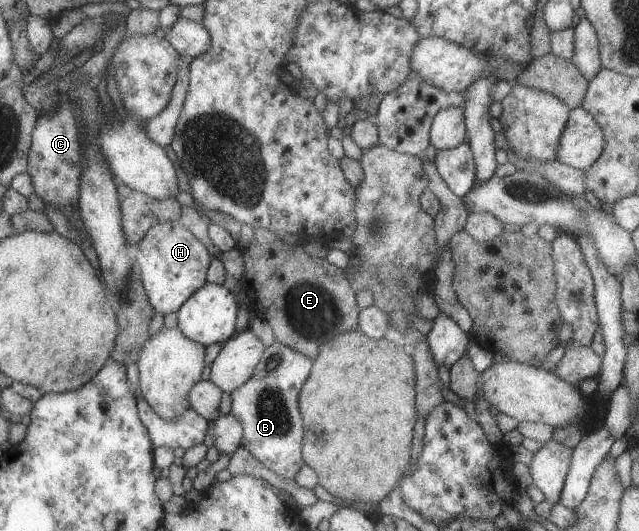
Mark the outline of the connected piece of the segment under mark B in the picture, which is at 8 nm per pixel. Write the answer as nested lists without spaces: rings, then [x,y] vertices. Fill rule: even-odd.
[[[274,341],[264,348],[250,379],[229,393],[230,413],[242,426],[239,445],[266,469],[287,480],[292,480],[304,464],[301,456],[302,418],[297,399],[312,364],[310,358]]]

